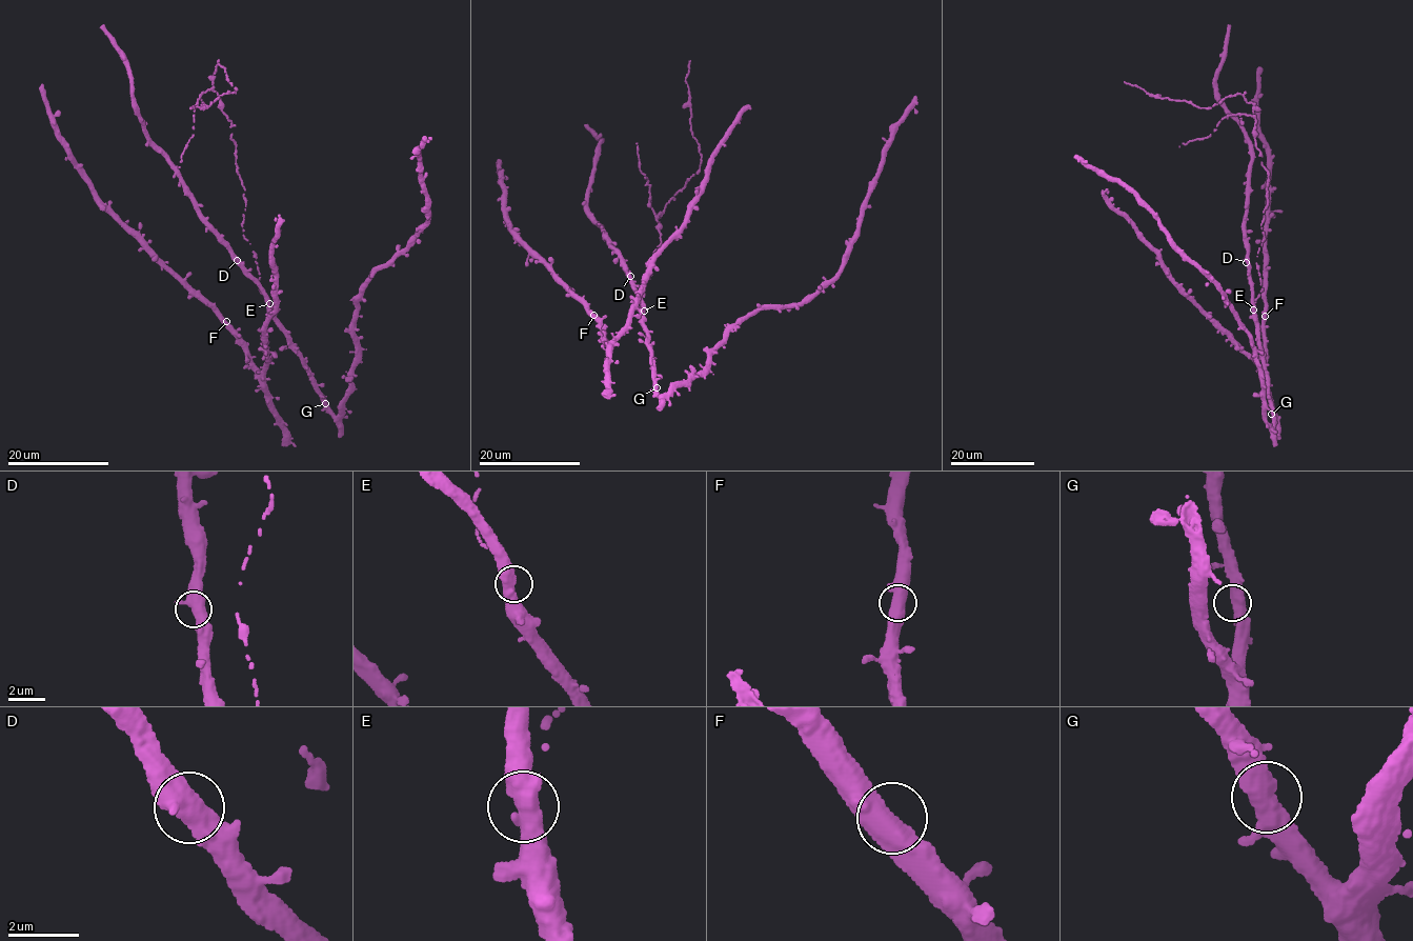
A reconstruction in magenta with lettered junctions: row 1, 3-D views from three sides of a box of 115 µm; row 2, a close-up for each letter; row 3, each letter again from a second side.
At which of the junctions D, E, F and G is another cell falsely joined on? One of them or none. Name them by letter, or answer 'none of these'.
E

